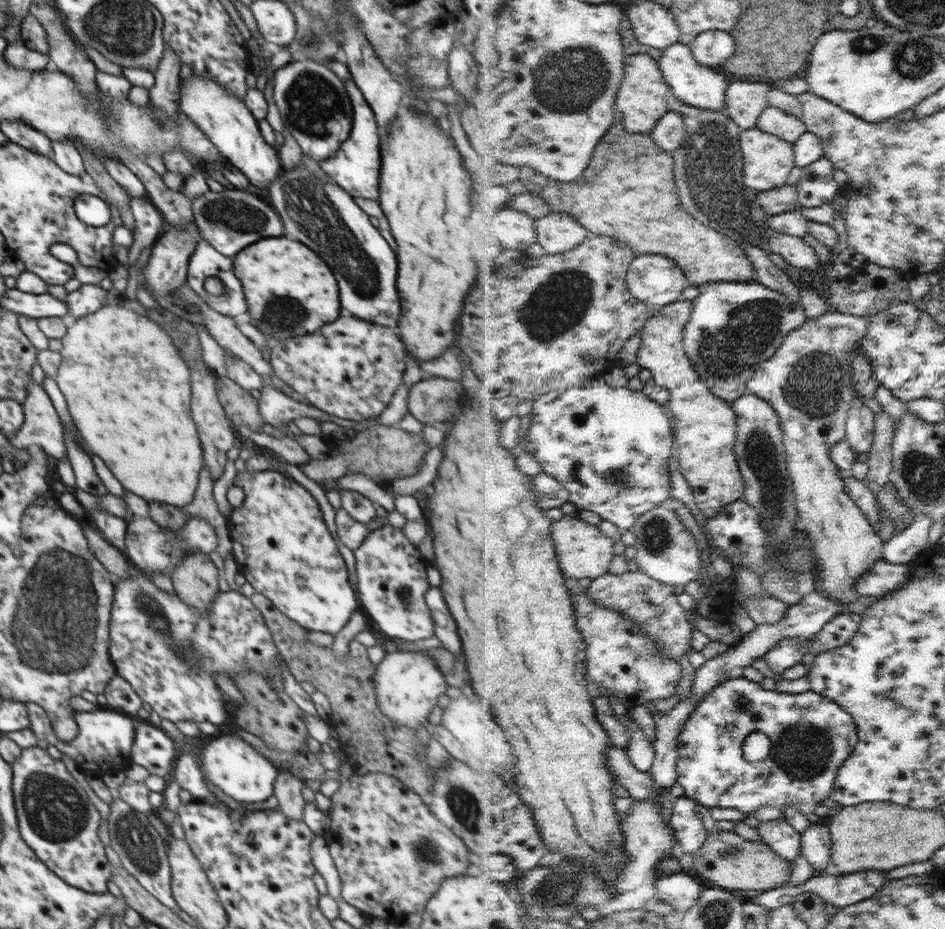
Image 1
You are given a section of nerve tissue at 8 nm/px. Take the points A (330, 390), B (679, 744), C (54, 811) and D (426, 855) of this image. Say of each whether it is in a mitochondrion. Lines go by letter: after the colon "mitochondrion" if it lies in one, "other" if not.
A: other
B: other
C: mitochondrion
D: mitochondrion

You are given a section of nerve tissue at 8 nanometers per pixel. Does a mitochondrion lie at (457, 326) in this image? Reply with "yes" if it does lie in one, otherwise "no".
no

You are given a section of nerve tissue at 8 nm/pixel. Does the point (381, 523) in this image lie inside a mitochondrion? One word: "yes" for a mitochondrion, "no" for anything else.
no

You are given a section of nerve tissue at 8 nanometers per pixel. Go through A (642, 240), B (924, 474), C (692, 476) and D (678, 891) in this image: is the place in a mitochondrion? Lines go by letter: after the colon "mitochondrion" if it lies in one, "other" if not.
A: other
B: mitochondrion
C: other
D: other

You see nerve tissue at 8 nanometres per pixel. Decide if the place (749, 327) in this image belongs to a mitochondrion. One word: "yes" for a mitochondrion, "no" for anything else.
yes

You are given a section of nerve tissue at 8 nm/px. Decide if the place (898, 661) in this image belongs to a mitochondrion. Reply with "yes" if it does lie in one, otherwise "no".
no

